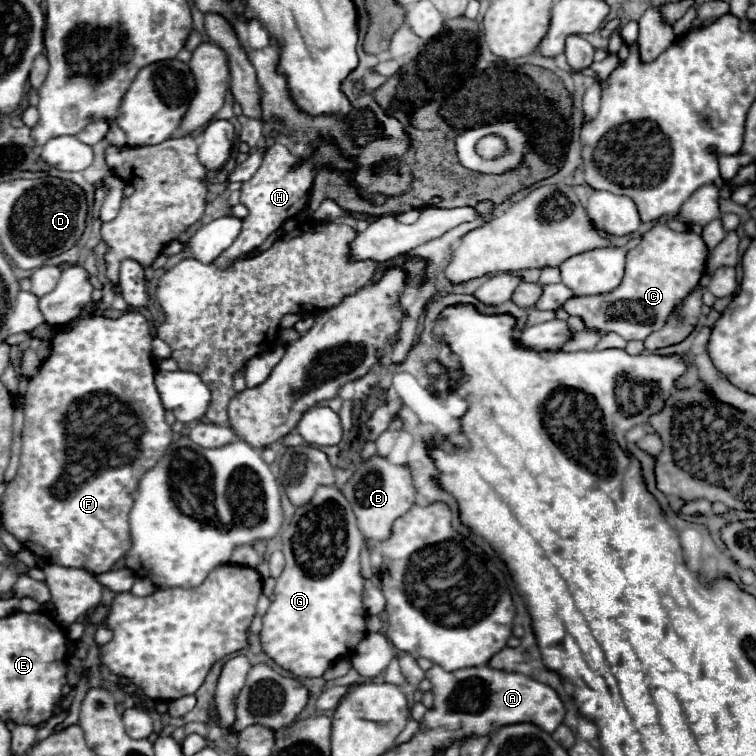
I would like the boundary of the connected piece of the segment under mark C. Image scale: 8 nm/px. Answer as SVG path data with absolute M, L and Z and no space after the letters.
M654 224L640 236L640 244L626 252L626 272L620 286L606 294L594 296L572 296L566 300L564 310L570 316L578 316L584 322L584 330L572 330L572 340L558 348L562 352L594 350L602 334L616 332L624 340L644 340L648 334L660 330L672 310L680 306L686 296L698 286L704 272L706 246L694 232L674 232L664 224Z

